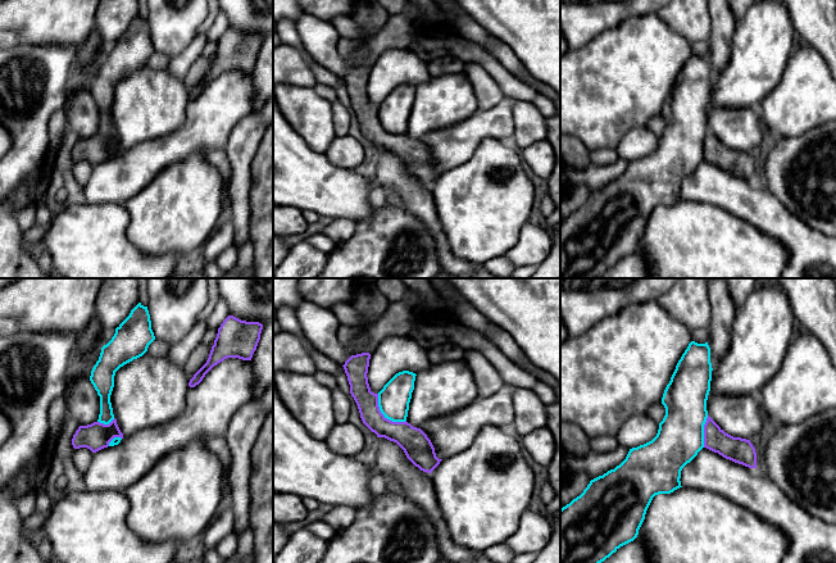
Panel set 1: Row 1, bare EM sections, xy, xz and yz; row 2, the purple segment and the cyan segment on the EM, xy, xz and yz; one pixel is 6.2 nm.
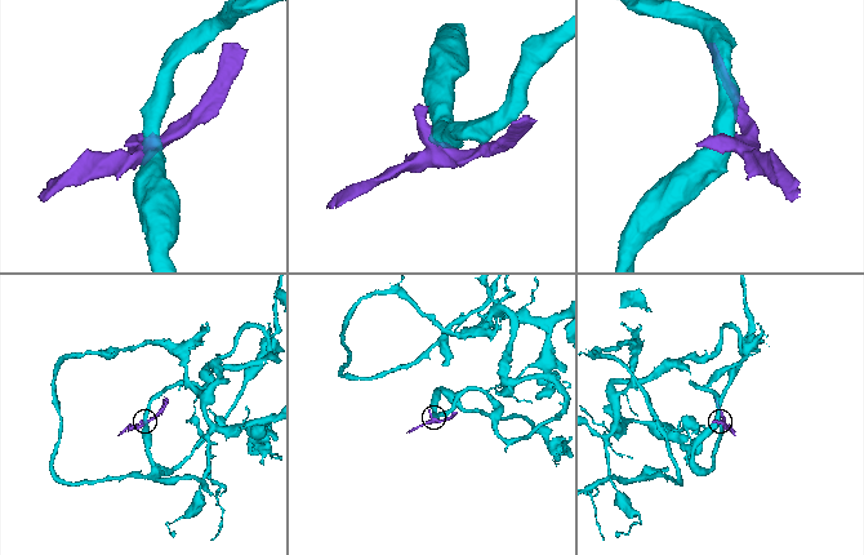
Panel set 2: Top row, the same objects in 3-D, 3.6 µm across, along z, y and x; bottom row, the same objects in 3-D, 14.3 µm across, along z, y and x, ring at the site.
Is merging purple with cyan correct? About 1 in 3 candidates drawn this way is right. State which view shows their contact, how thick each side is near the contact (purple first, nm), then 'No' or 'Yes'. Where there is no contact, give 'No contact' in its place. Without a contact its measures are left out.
Touches purple in xz. Thickness 170 nm (purple) against 200 nm. No

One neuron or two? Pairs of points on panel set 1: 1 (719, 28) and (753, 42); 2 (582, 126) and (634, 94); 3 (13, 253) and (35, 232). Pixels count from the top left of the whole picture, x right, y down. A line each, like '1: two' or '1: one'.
1: two
2: one
3: two

